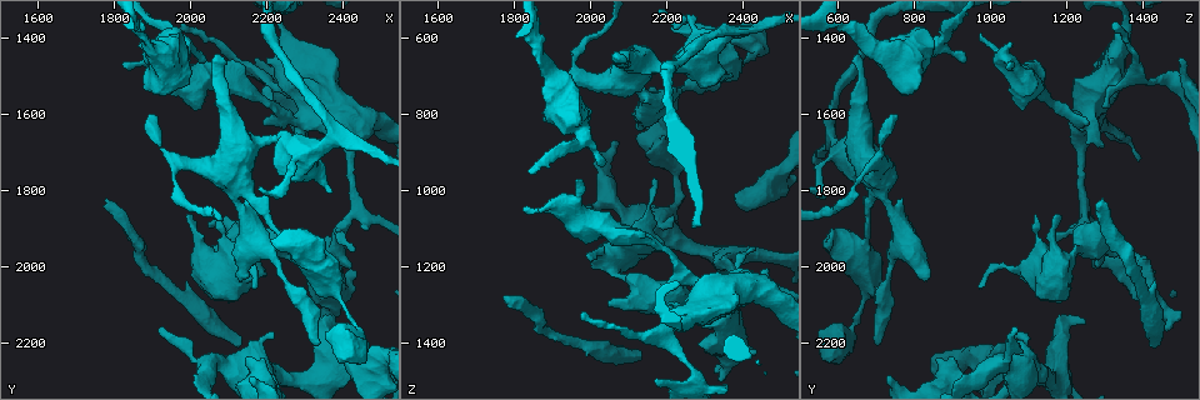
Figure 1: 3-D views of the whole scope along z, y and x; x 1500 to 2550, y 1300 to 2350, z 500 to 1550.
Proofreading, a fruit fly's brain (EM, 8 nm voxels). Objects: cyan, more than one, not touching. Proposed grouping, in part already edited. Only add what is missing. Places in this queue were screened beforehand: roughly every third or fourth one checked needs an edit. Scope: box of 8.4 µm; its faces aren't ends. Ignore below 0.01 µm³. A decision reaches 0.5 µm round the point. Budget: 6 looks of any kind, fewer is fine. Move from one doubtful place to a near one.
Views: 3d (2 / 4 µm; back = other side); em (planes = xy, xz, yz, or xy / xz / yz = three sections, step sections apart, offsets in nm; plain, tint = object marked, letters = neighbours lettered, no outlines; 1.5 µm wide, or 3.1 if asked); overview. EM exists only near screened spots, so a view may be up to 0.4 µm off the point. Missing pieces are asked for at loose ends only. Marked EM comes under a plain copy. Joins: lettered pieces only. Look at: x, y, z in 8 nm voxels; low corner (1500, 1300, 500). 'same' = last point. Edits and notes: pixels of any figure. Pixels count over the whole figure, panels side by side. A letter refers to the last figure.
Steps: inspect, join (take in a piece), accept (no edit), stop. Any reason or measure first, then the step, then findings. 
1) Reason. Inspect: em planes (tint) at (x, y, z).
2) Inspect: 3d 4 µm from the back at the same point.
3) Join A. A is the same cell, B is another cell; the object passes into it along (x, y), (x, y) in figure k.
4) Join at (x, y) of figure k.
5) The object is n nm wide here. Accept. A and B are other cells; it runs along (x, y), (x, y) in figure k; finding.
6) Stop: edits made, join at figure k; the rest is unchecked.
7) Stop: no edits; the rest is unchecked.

Free end. Inspect: em planes (letters) at (2070, 1440, 640).

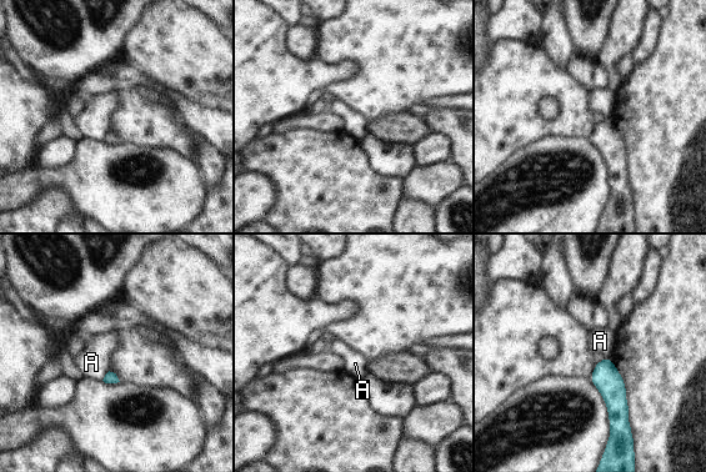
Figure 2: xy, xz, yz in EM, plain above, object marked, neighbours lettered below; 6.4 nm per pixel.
Accept. A is another cell; a border runs along (109, 371), (101, 380) in figure 2; no lettered piece goes on from it.

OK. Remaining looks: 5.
An open end. Inspect: em planes (letters) at (1770, 1850, 1295).

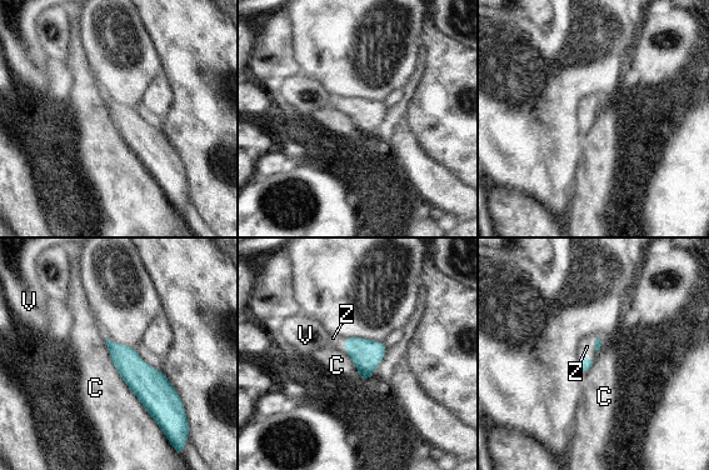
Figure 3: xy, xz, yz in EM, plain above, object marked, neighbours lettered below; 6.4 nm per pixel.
Join Z. Z is the same cell, C and V are other cells; the object passes into it along (585, 364), (595, 355), (587, 346) in figure 3; it goes on there.

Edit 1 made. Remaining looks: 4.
Inspect: em planes (letters) at (2365, 2135, 1250).

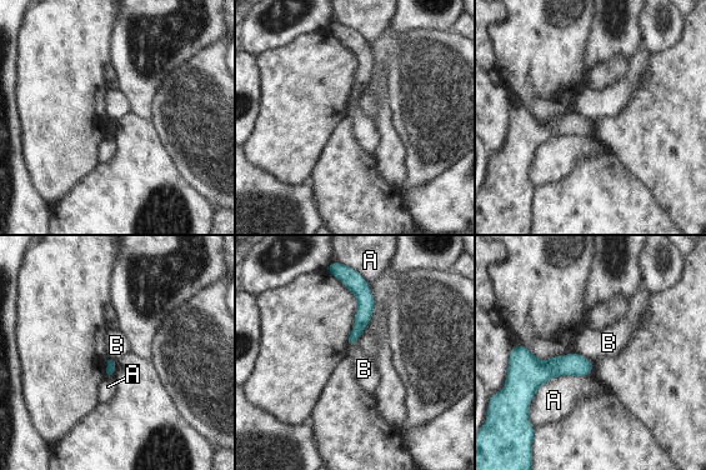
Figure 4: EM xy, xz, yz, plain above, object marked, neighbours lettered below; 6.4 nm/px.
Accept. A and B are other cells; it runs along (520, 349), (537, 366), (590, 365) in figure 4; none of them fits.

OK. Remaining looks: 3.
Stop: edits made, join at figure 3; the rest is unchecked.

